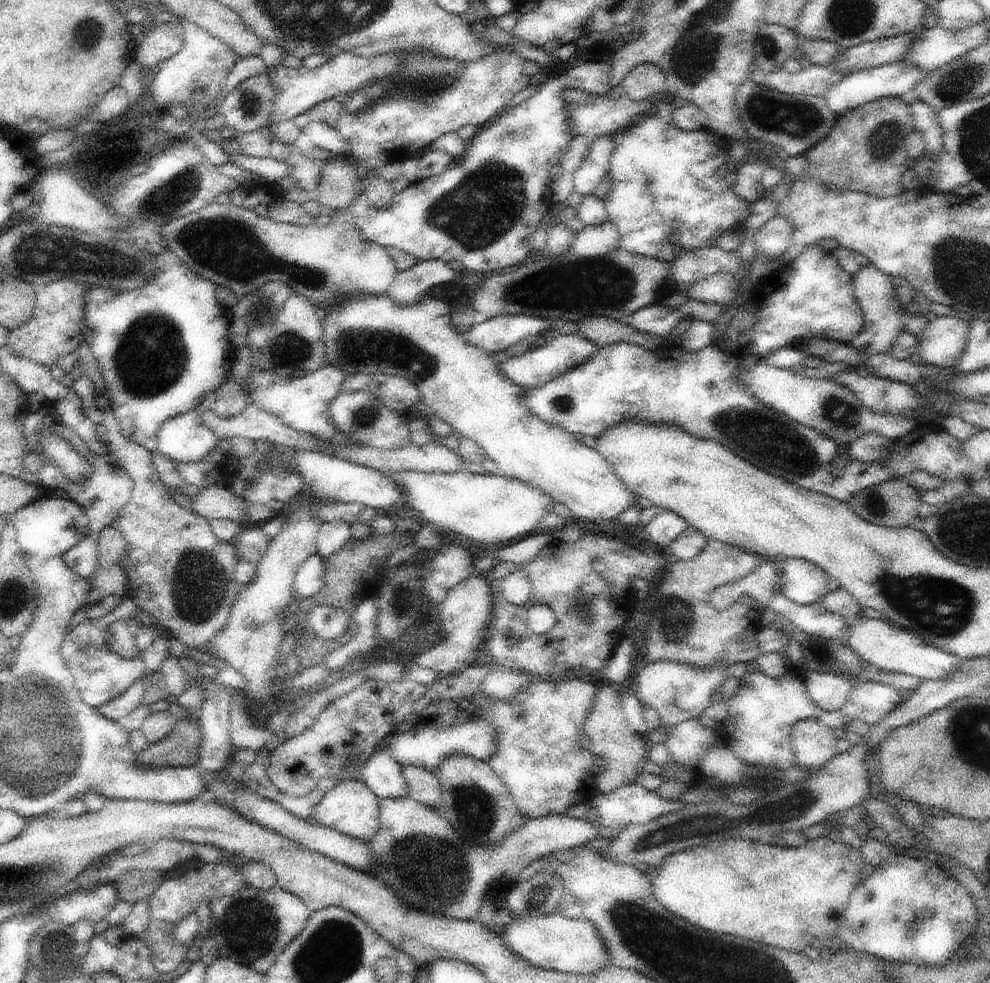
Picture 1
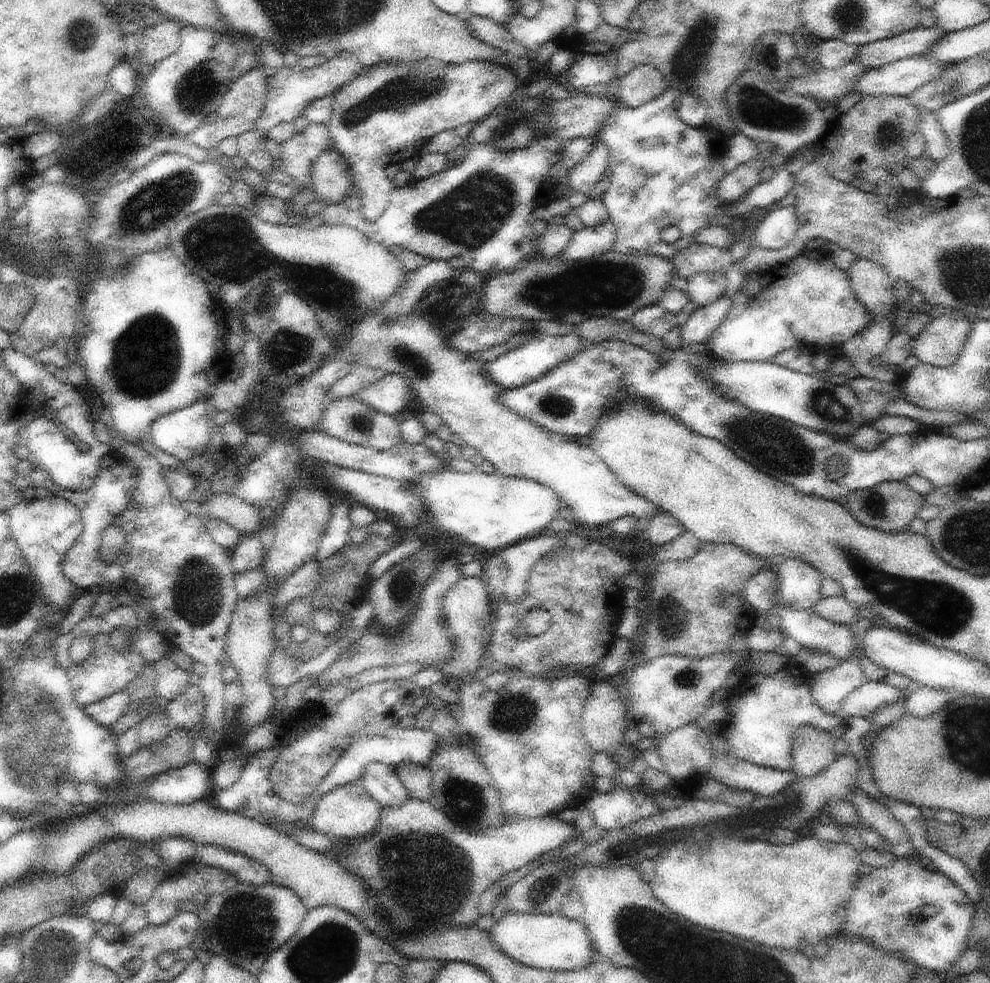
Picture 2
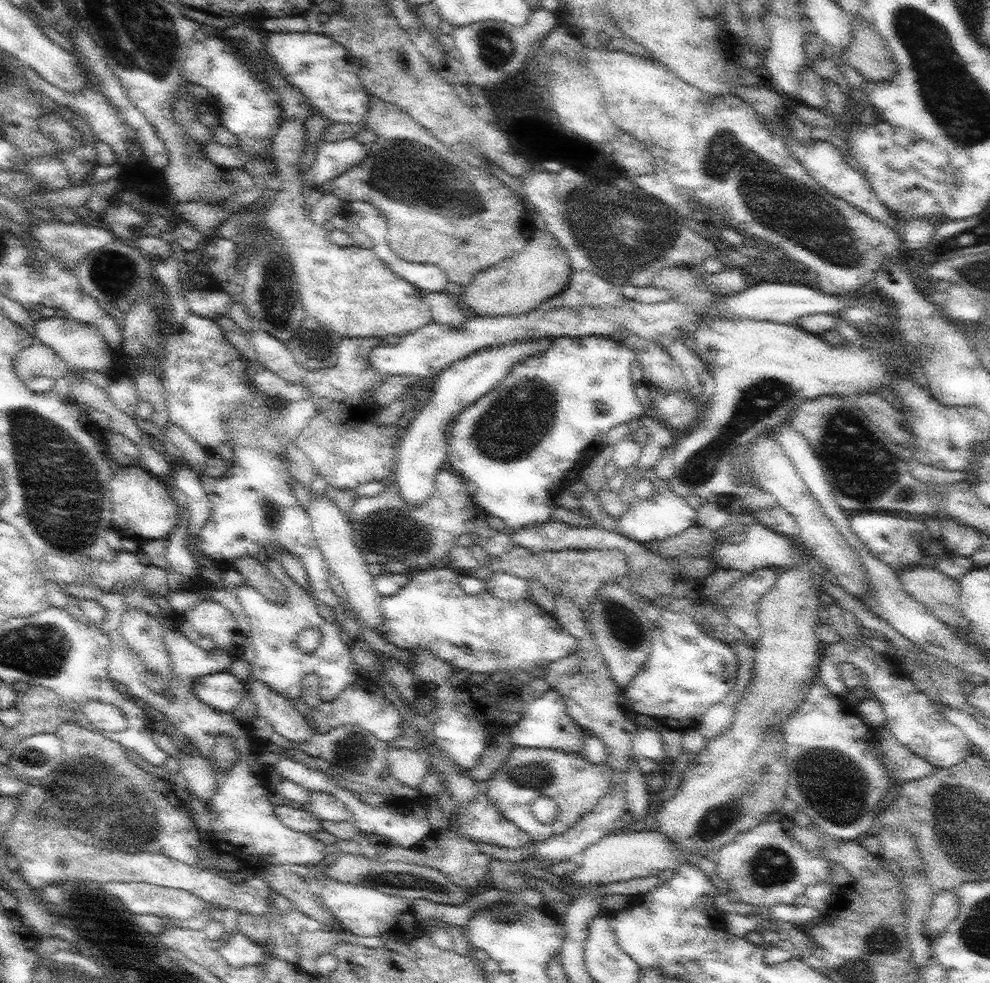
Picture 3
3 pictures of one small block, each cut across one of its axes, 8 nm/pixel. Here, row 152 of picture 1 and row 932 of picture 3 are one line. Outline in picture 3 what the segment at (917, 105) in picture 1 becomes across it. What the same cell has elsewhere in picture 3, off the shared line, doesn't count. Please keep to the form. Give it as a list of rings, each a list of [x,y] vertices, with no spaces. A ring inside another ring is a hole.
[[[956,889],[945,890],[936,895],[933,900],[925,930],[928,936],[935,939],[942,934],[942,930],[946,930],[946,926],[952,920],[956,919],[960,902],[958,902],[959,896]]]

